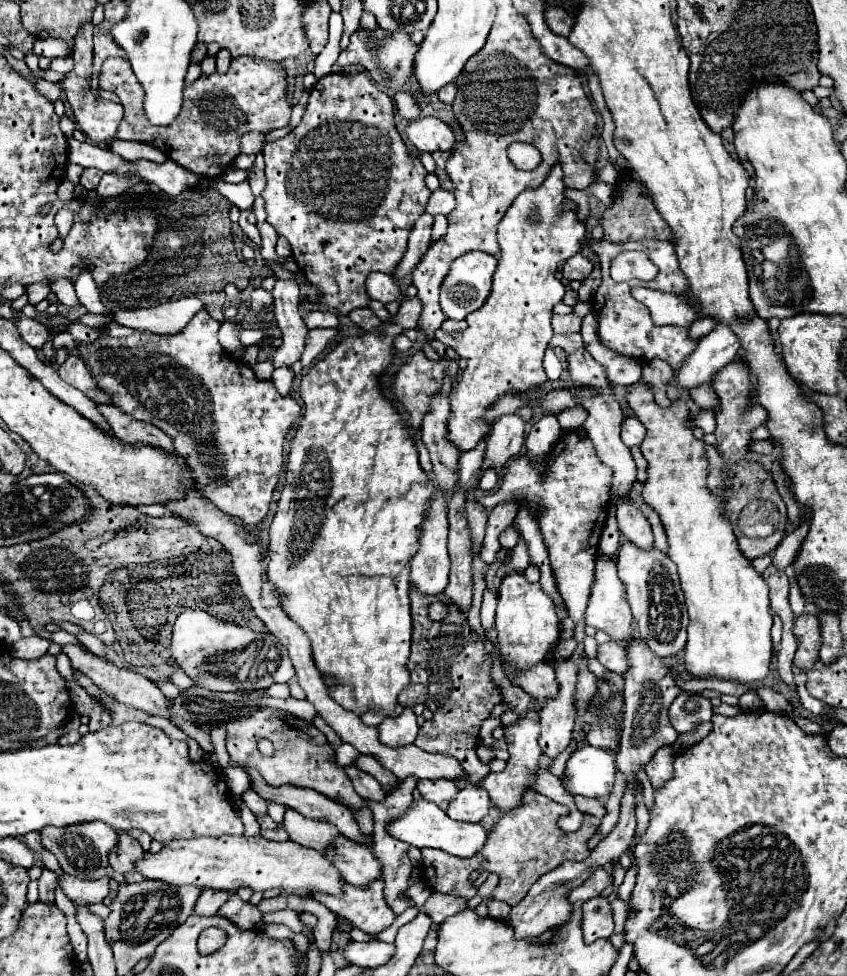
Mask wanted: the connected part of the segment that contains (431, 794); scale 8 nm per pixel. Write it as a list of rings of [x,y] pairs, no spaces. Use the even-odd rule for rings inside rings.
[[[420,779],[418,781],[418,791],[422,793],[422,797],[426,801],[436,803],[440,809],[446,809],[448,803],[456,797],[456,793],[460,791],[458,785],[454,781],[448,779]]]

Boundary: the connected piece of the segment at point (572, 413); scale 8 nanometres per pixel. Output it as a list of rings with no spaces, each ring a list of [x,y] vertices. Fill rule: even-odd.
[[[576,405],[572,409],[566,409],[558,415],[558,423],[562,429],[566,431],[574,431],[574,429],[580,429],[582,421],[586,419],[586,409],[582,405]]]

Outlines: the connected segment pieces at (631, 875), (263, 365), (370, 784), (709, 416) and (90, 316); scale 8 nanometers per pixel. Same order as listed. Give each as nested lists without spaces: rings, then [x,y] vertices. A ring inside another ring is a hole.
[[[632,851],[628,852],[631,859],[631,867],[627,870],[623,883],[619,886],[617,895],[624,902],[628,903],[631,897],[632,890],[635,885],[637,869],[635,857]]]
[[[258,361],[256,365],[254,365],[254,375],[256,377],[260,377],[260,381],[270,381],[270,377],[272,377],[272,361]]]
[[[354,765],[346,767],[346,771],[348,771],[348,777],[352,779],[352,785],[354,785],[358,795],[362,795],[368,801],[384,801],[386,799],[386,793],[384,793],[382,785],[372,775],[360,771]]]
[[[706,409],[700,411],[700,415],[696,417],[694,423],[696,423],[696,427],[700,427],[706,435],[708,435],[708,433],[714,433],[714,429],[716,429],[716,417],[714,417],[712,411],[706,411]]]
[[[86,313],[80,317],[80,321],[88,327],[102,327],[102,325],[108,325],[112,321],[112,317],[108,315],[94,315],[94,313]]]

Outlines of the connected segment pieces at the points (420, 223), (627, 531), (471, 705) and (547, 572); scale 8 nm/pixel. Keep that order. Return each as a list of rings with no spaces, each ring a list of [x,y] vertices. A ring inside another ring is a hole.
[[[424,213],[424,215],[420,215],[416,225],[412,227],[412,233],[410,233],[410,239],[408,239],[408,249],[406,249],[402,261],[396,265],[396,269],[392,273],[392,277],[396,281],[406,279],[412,273],[412,269],[420,263],[424,253],[428,251],[428,247],[430,247],[430,233],[432,233],[432,221],[434,221],[434,217]]]
[[[626,501],[624,505],[618,505],[616,511],[616,519],[618,519],[618,527],[622,531],[622,535],[634,543],[636,547],[650,551],[654,545],[654,537],[652,537],[652,527],[646,521],[646,517],[642,515],[642,511],[638,509],[636,503]]]
[[[410,593],[410,601],[414,623],[412,653],[408,659],[410,683],[404,693],[400,693],[398,701],[406,705],[424,703],[434,713],[434,719],[426,721],[426,725],[420,727],[414,745],[430,753],[438,751],[456,757],[464,765],[464,771],[470,773],[472,781],[476,781],[490,773],[488,765],[482,763],[476,755],[478,731],[494,705],[500,703],[500,693],[488,673],[492,661],[490,657],[486,657],[480,637],[470,629],[466,615],[460,613],[456,605],[450,605],[450,611],[442,621],[434,621],[428,617],[432,597]],[[426,737],[438,741],[426,741]]]
[[[544,563],[544,565],[536,565],[540,569],[540,585],[542,585],[542,591],[546,595],[550,595],[550,599],[556,603],[556,609],[558,609],[558,617],[560,619],[566,619],[568,613],[566,609],[562,607],[562,597],[558,595],[556,591],[556,583],[554,583],[554,573],[550,569],[550,563]]]

